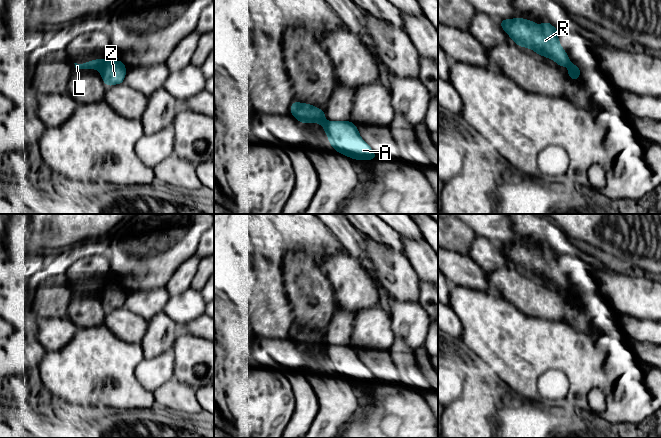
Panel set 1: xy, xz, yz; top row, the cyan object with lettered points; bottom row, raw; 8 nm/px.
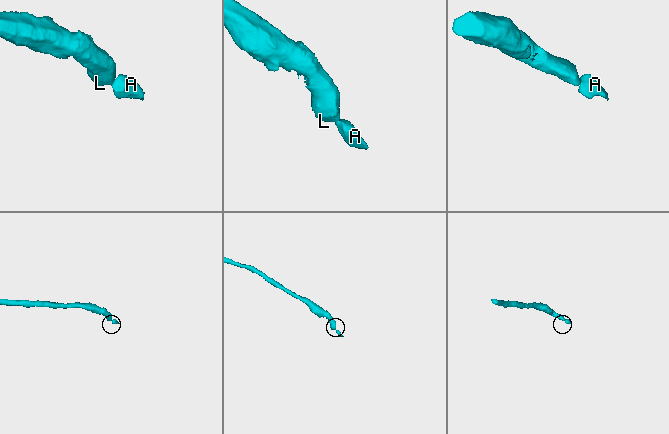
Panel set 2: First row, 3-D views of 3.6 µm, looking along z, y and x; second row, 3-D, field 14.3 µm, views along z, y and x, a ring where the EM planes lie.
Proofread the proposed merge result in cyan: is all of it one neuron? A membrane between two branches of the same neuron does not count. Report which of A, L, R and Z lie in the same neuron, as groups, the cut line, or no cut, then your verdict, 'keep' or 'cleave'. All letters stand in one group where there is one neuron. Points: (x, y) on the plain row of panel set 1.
A Z / L R | xy (104, 284), (98, 294) | cleave

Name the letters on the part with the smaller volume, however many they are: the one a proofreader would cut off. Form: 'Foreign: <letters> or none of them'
Foreign: A, Z

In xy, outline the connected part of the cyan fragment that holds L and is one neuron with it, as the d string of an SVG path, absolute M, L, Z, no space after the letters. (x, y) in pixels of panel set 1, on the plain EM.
M95 283L93 285L88 285L83 288L77 288L77 287L74 287L74 288L75 288L76 294L79 294L79 293L97 293L97 294L99 294L99 292L101 291L103 286L104 286L104 284L102 284L102 283Z

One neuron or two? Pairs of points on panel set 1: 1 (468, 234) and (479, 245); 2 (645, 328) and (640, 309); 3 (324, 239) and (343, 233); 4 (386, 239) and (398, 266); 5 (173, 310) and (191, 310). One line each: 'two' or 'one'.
1: two
2: two
3: two
4: two
5: one

